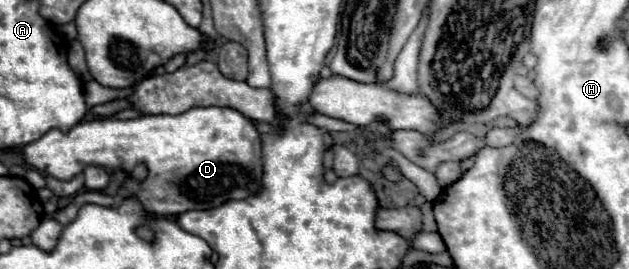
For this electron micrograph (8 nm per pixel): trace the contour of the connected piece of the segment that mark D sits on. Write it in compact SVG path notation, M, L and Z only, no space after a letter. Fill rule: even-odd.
M195 107L181 115L141 115L137 119L93 119L77 123L71 131L63 133L59 129L51 129L41 139L25 145L25 161L33 165L37 171L53 175L57 179L71 179L81 173L87 165L99 165L107 171L123 169L127 179L119 189L121 197L137 195L143 203L145 211L155 215L181 215L191 209L213 209L223 205L225 201L237 201L251 197L261 191L263 181L263 153L261 153L261 133L251 119L243 113L237 113L229 107ZM137 163L145 163L149 169L149 177L143 183L137 183L131 177L131 171Z

